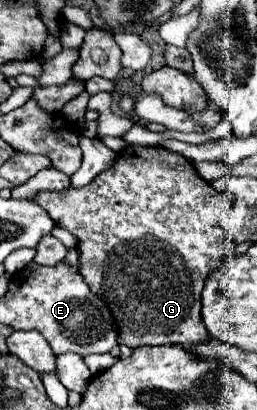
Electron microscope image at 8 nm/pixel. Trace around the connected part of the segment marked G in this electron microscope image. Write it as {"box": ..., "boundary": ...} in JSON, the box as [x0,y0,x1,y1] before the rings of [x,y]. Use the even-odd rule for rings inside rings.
{"box":[36,145,234,349],"boundary":[[[128,145],[126,149],[122,149],[116,155],[116,161],[110,169],[102,171],[92,183],[80,187],[80,189],[64,189],[64,191],[44,191],[36,197],[36,203],[42,205],[50,217],[56,221],[56,225],[60,225],[62,229],[70,231],[76,239],[78,239],[78,261],[80,261],[80,273],[86,279],[88,287],[92,293],[100,295],[112,315],[116,315],[118,321],[118,331],[120,331],[120,343],[136,349],[142,345],[194,345],[194,343],[204,343],[210,339],[202,317],[200,317],[200,293],[204,287],[206,277],[222,263],[222,259],[234,249],[234,243],[226,237],[226,233],[222,231],[220,223],[216,217],[220,217],[220,211],[225,211],[225,208],[232,207],[232,197],[226,193],[216,191],[214,187],[210,187],[208,181],[200,179],[200,175],[196,173],[192,161],[188,161],[186,157],[182,157],[176,151],[170,151],[166,147],[140,147],[140,145]]]}

